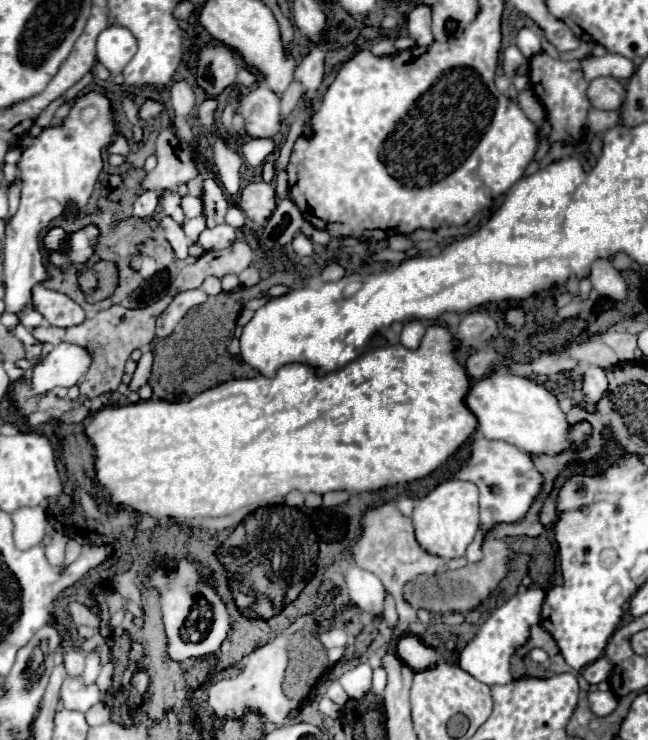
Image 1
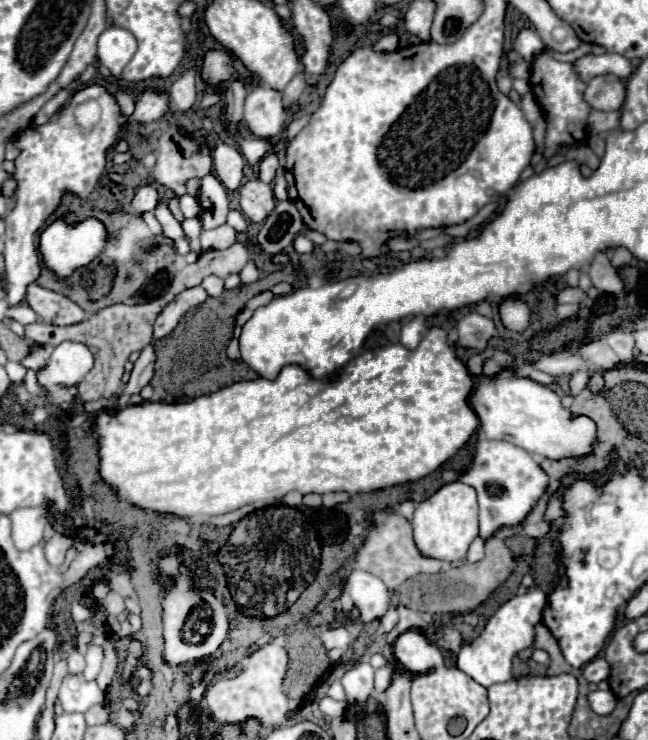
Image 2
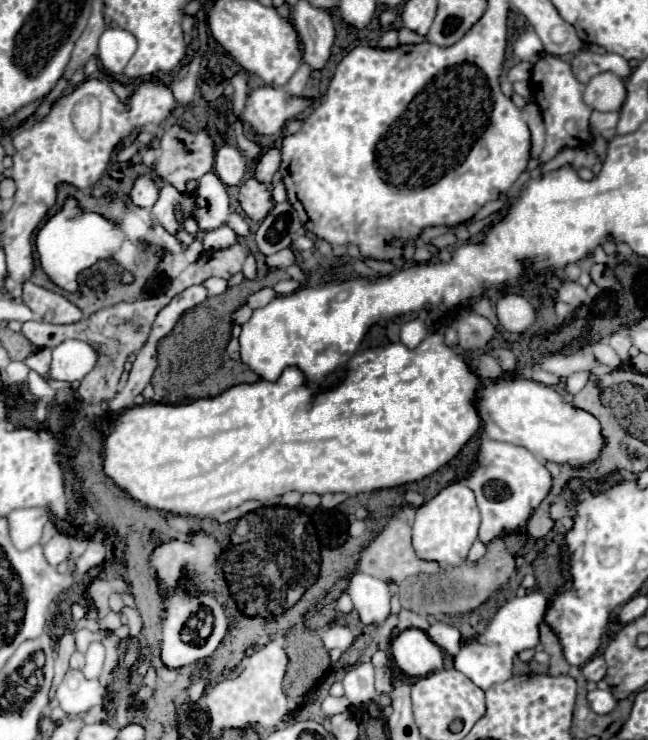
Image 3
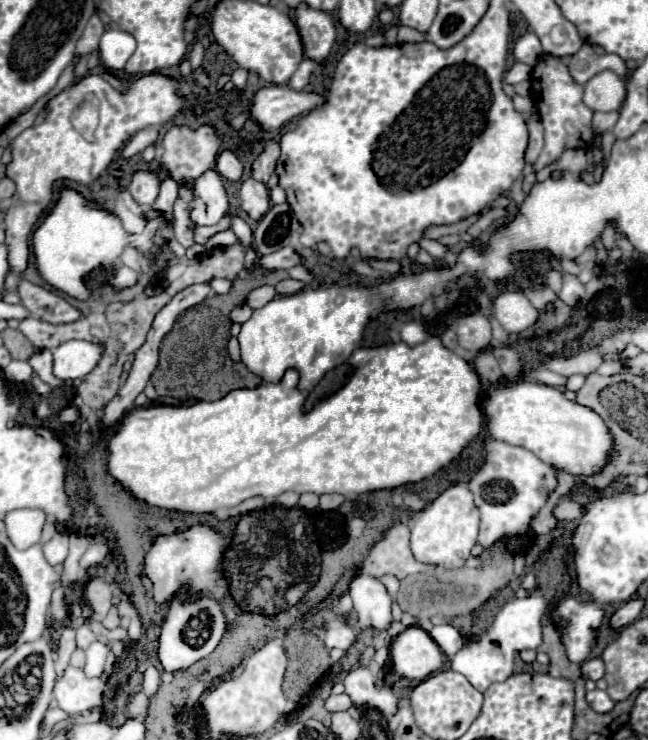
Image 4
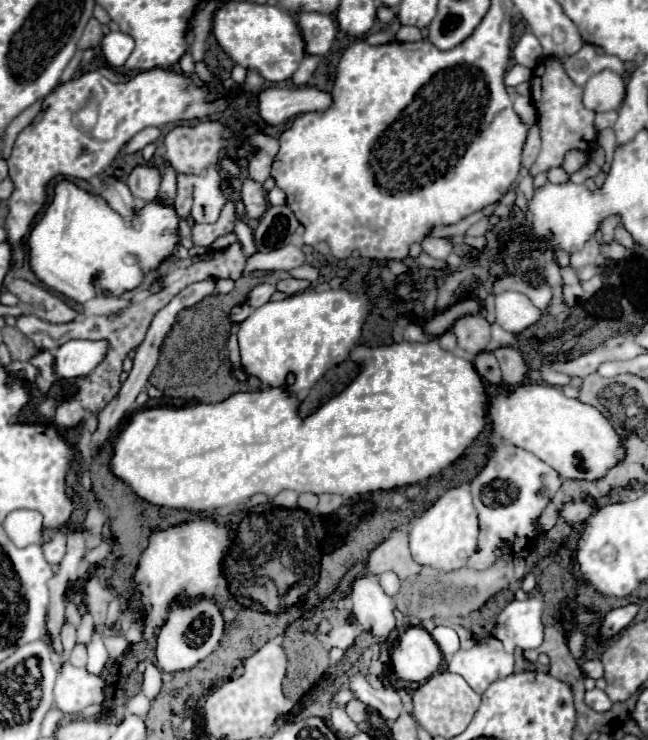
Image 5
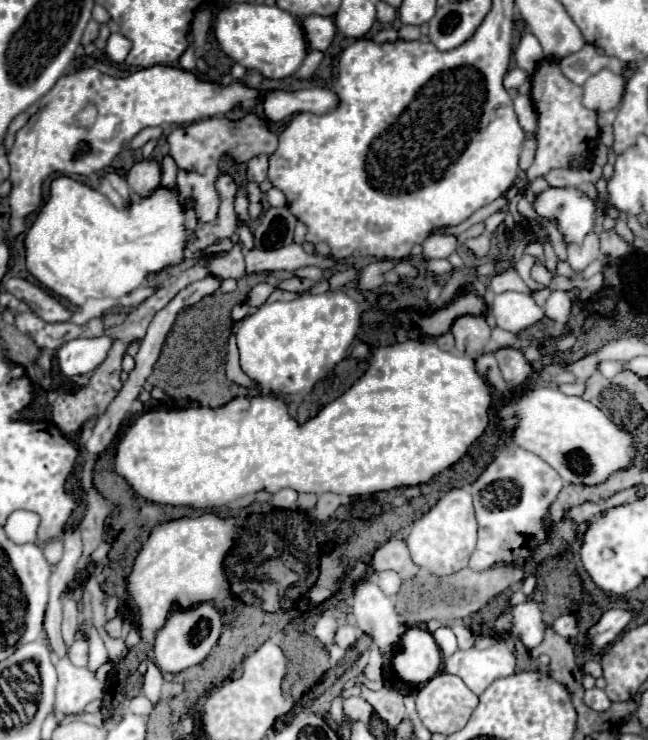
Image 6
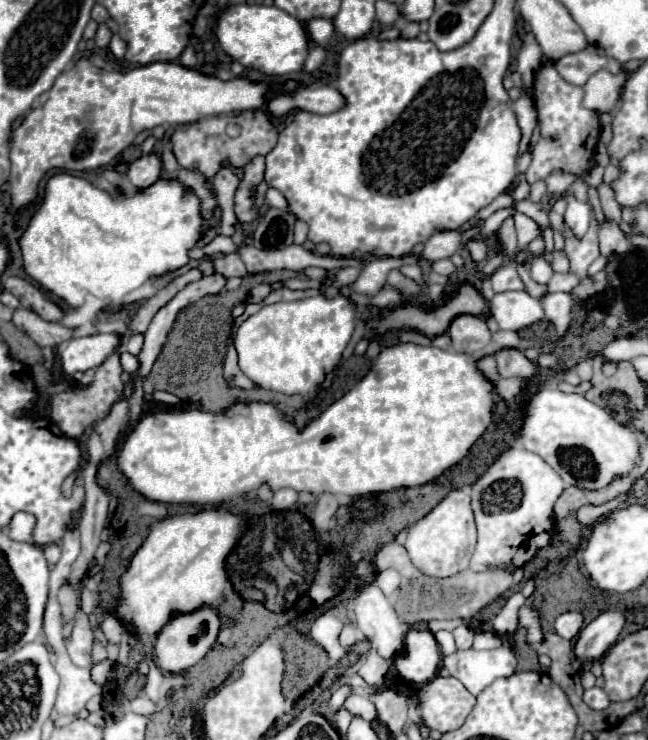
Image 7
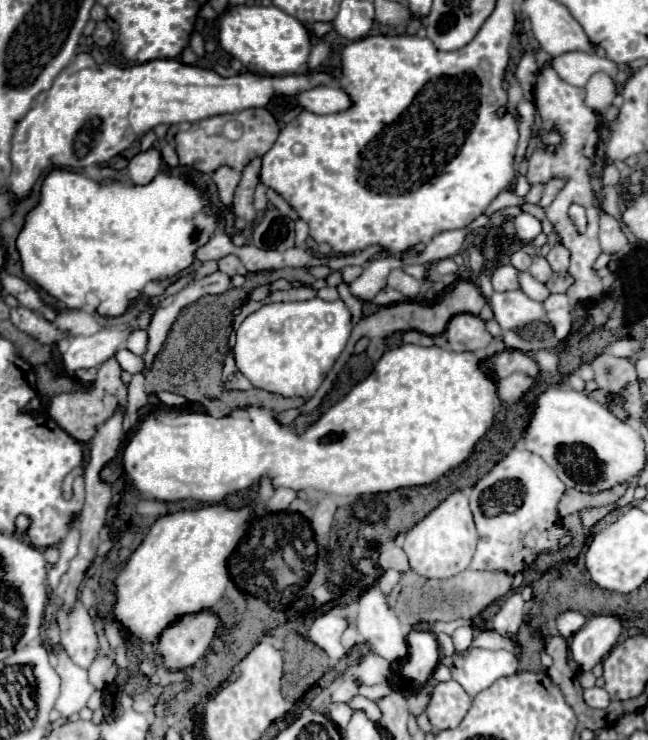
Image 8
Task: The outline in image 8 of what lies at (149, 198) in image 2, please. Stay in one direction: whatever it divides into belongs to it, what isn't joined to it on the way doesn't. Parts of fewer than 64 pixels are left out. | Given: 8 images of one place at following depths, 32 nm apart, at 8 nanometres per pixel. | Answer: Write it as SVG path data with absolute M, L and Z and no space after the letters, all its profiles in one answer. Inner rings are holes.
M150 148L146 152L138 152L130 162L128 162L128 178L134 184L148 184L164 166L162 156L156 148Z

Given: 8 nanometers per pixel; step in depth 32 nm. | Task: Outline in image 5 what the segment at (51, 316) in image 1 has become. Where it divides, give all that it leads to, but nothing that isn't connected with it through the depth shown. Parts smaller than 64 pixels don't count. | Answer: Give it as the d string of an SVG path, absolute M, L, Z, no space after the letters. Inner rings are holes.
M16 278L6 286L6 290L18 296L20 306L26 312L30 312L46 322L60 324L60 322L72 322L76 318L76 312L62 298L54 296L52 292L48 292L42 286Z

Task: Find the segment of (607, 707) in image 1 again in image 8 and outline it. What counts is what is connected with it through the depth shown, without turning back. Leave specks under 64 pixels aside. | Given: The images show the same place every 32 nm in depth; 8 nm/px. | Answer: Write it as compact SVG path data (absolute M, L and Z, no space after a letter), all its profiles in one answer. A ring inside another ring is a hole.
M594 686L594 688L584 690L584 702L588 706L592 706L592 708L606 708L608 702L610 702L610 696L608 696L608 692L604 688Z

